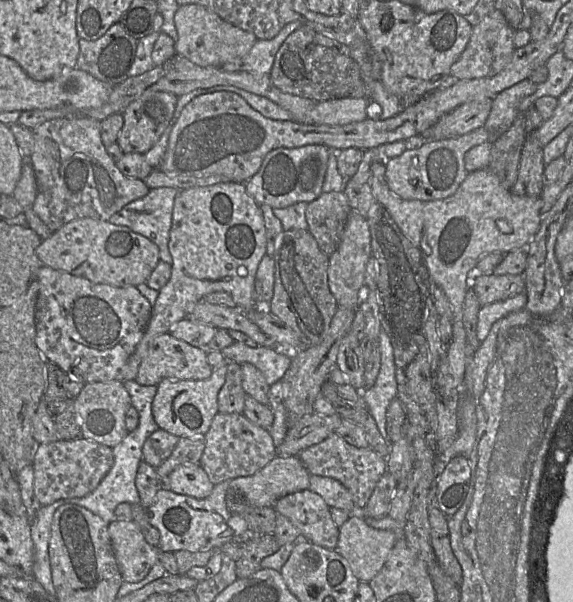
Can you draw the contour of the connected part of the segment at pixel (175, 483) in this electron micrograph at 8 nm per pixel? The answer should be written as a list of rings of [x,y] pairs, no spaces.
[[[182,464],[164,480],[164,486],[175,493],[203,499],[211,494],[214,484],[200,464]]]

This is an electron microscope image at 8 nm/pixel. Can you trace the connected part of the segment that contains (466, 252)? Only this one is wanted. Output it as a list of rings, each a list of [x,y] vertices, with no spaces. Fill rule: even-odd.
[[[386,163],[374,165],[371,189],[377,202],[390,213],[402,233],[416,246],[426,262],[431,280],[445,293],[452,307],[452,338],[446,346],[450,373],[456,386],[462,386],[466,367],[467,335],[463,325],[463,307],[467,289],[478,261],[487,253],[506,254],[517,249],[526,249],[540,227],[541,197],[520,196],[503,186],[498,176],[489,167],[469,172],[457,190],[445,199],[422,201],[404,199],[392,192],[386,181]]]

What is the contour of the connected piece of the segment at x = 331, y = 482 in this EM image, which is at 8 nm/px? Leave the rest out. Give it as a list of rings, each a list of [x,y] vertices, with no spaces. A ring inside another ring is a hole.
[[[311,474],[308,489],[320,495],[329,507],[347,511],[350,516],[356,515],[352,494],[338,480]]]

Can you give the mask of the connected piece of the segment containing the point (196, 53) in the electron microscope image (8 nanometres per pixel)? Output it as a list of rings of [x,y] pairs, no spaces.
[[[199,4],[180,5],[174,15],[174,23],[178,33],[175,41],[176,54],[191,62],[207,67],[221,67],[231,64],[246,56],[258,38],[225,20],[219,15]]]

